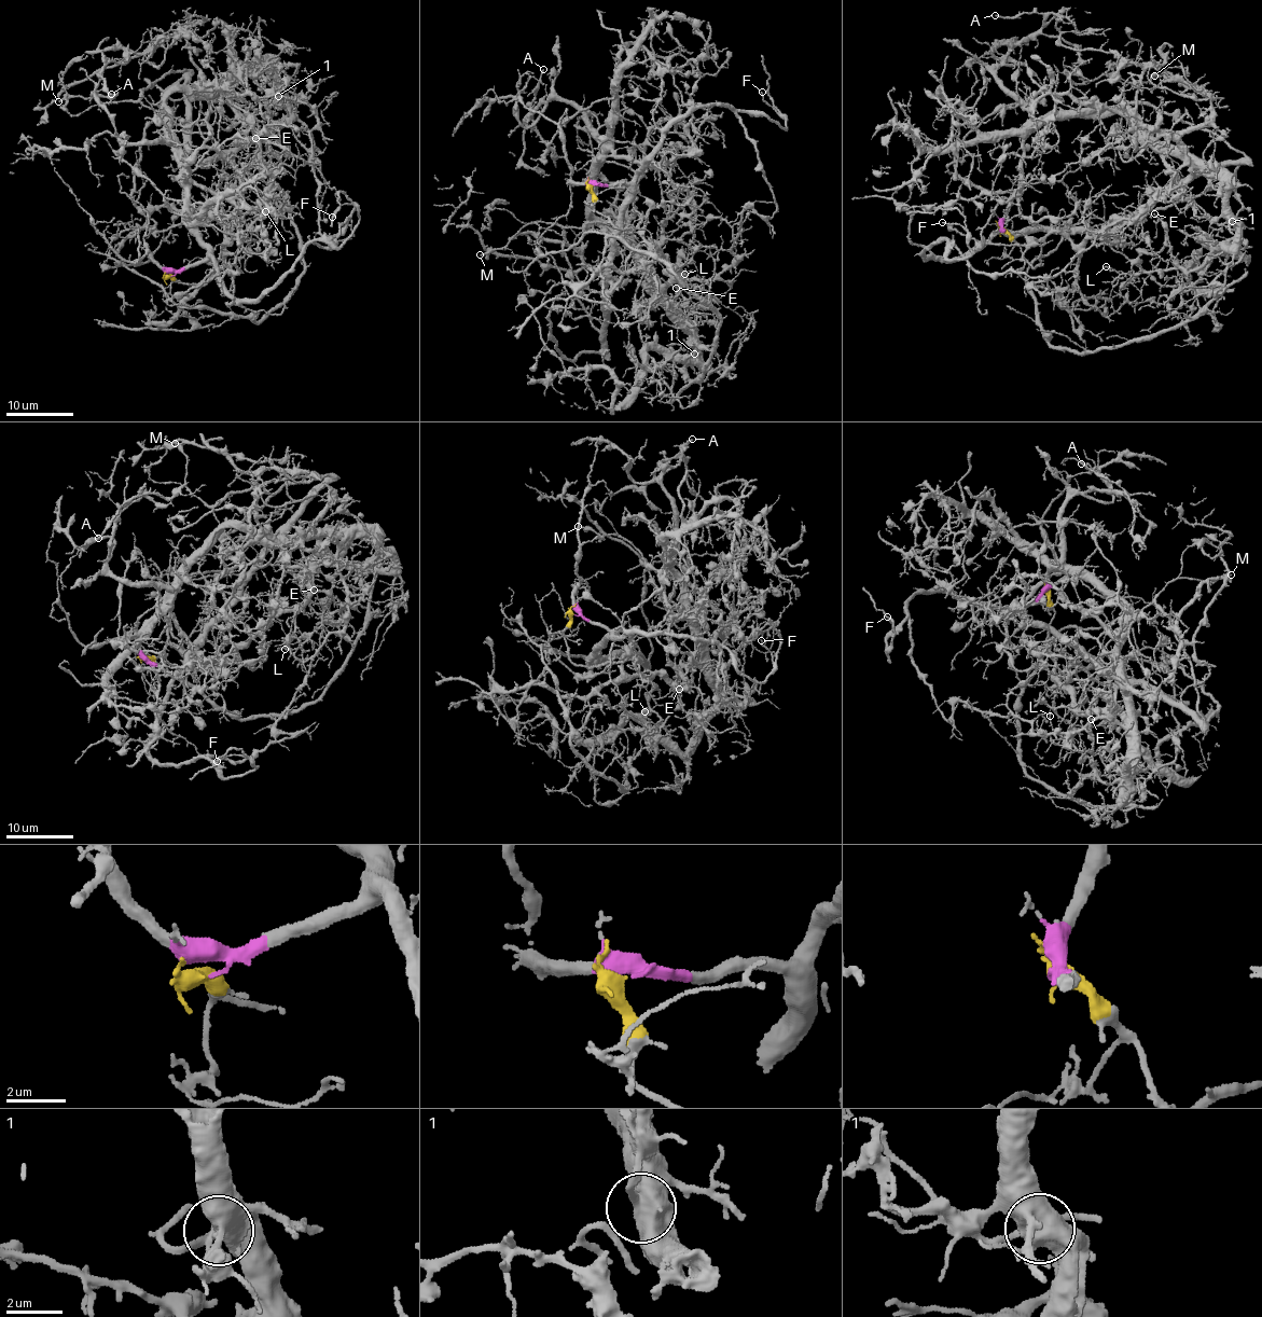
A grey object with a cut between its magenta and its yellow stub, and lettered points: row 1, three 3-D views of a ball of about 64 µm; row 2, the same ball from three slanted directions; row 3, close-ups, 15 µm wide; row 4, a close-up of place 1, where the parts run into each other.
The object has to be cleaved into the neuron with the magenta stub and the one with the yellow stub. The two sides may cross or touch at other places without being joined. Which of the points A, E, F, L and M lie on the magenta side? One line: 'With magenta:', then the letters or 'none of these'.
With magenta: F, M

